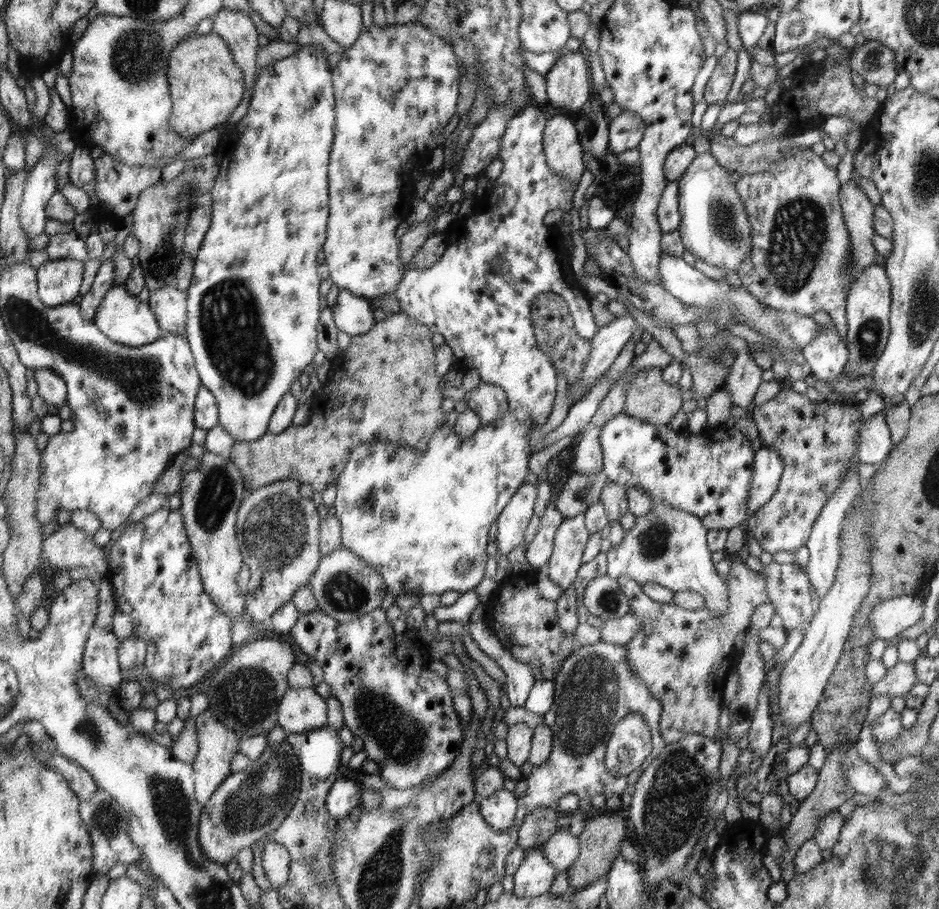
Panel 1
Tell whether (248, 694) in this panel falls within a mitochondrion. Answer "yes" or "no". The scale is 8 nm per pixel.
yes

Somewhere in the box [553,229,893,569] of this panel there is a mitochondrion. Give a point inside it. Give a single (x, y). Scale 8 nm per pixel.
(654, 542)

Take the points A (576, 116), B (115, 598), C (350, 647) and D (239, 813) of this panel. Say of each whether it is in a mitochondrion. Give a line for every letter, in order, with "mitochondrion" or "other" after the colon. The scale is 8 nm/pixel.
A: other
B: other
C: other
D: mitochondrion

